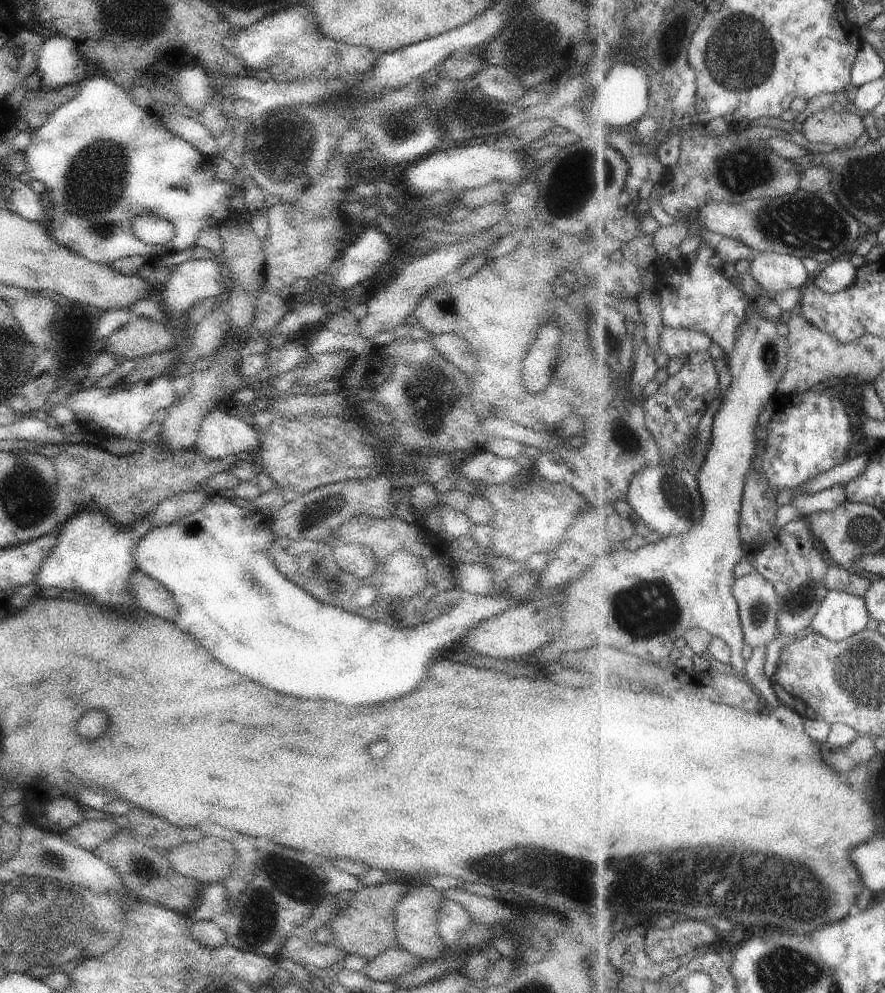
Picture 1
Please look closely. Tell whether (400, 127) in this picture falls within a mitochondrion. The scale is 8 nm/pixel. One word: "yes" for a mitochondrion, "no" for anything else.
yes

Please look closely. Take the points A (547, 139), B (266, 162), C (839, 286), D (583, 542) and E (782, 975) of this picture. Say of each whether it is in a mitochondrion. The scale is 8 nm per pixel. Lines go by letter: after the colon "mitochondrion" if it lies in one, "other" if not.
A: other
B: mitochondrion
C: other
D: other
E: mitochondrion

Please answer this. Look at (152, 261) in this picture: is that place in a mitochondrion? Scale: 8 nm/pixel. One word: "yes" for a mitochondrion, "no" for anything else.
no

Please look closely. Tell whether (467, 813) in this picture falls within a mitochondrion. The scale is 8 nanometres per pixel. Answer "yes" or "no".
no

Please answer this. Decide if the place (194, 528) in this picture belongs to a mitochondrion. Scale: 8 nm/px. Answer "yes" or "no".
no

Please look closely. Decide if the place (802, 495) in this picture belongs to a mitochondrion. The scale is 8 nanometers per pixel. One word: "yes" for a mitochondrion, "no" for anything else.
no

